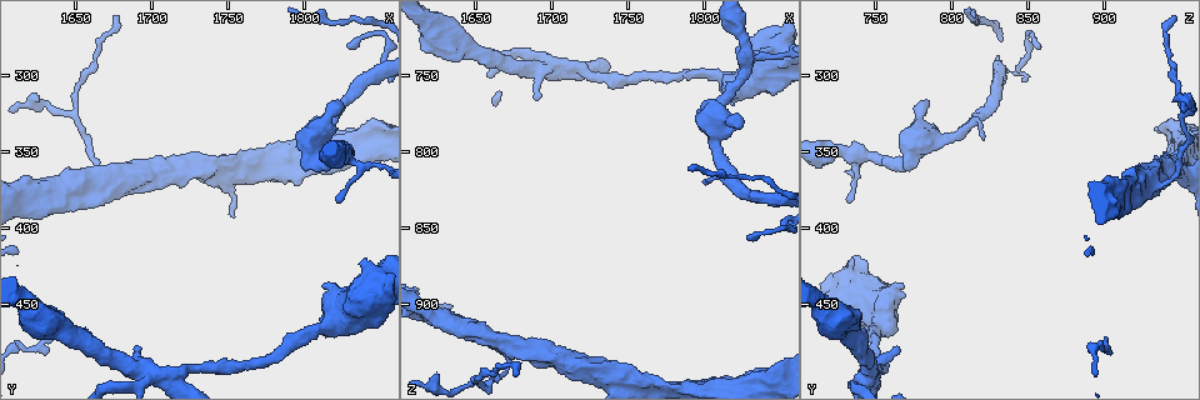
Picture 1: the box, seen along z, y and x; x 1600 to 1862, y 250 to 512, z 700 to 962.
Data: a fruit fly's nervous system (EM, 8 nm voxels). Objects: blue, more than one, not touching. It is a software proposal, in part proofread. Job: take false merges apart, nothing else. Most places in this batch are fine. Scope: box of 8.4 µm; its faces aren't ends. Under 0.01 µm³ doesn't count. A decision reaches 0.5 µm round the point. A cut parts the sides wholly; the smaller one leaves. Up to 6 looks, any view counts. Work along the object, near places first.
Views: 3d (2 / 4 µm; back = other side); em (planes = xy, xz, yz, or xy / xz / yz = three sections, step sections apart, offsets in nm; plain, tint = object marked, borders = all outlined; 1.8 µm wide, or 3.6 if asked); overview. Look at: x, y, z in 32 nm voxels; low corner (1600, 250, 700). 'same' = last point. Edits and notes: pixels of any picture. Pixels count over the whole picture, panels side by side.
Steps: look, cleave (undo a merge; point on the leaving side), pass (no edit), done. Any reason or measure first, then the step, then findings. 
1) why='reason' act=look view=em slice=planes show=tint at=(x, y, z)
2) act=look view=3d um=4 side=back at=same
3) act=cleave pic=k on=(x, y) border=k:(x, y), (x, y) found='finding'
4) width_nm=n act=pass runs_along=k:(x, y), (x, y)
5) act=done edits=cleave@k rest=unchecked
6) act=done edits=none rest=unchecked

why='sudden change in width' act=look view=em slice=xz step=4 show=tint at=(1678, 370, 930)

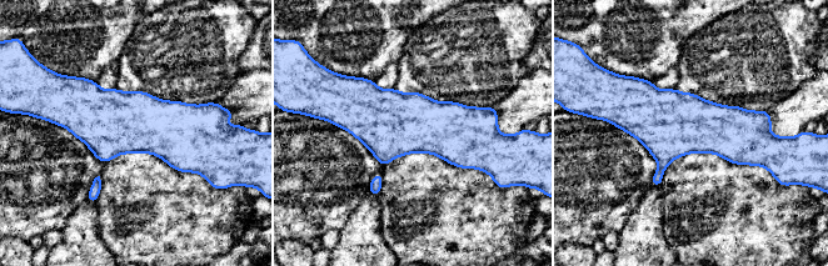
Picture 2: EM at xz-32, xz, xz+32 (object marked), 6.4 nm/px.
why='another direction' act=look view=em slice=planes show=tint at=same

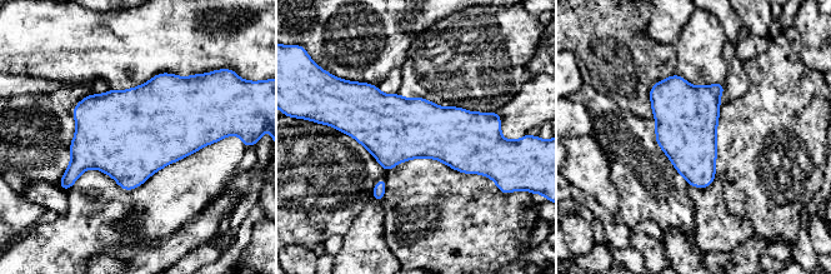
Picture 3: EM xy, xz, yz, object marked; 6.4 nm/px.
act=pass found='one neuron here'

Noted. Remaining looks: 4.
act=look view=3d um=4 at=(1808, 340, 788)

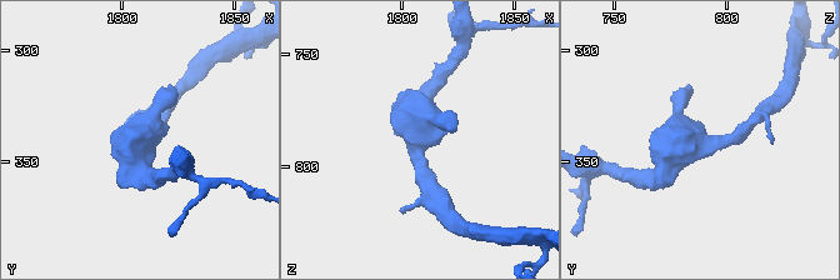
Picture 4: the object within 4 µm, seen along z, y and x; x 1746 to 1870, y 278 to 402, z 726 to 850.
arms=3 arm_widths_nm=220,220,220 why='need the tissue' act=look view=em um=3.6 slice=yz step=8 show=borders at=(1808, 340, 788)

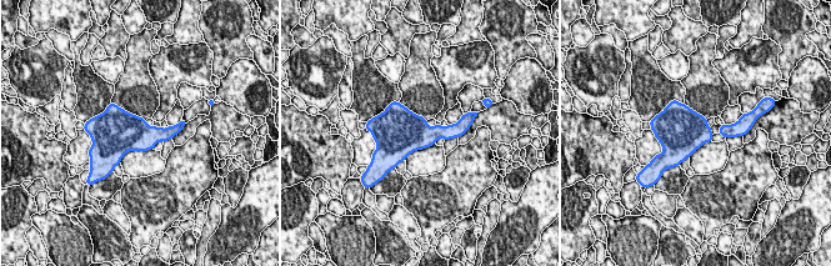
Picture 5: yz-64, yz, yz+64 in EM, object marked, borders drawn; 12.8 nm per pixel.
act=pass found='all the same neuron'

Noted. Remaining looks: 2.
why='three arms meet' act=look view=em um=3.6 slice=planes show=tint at=(1718, 496, 744)

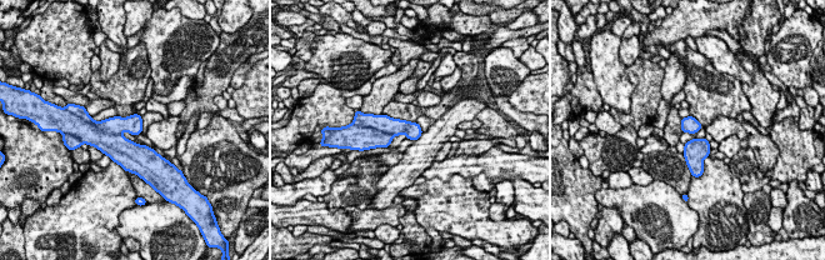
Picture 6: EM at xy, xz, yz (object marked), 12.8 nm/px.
act=cleave pic=6 on=(116, 146) found='a second neuron is stuck on'

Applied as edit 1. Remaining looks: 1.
act=done edits=cleave@6 rest=unchecked

